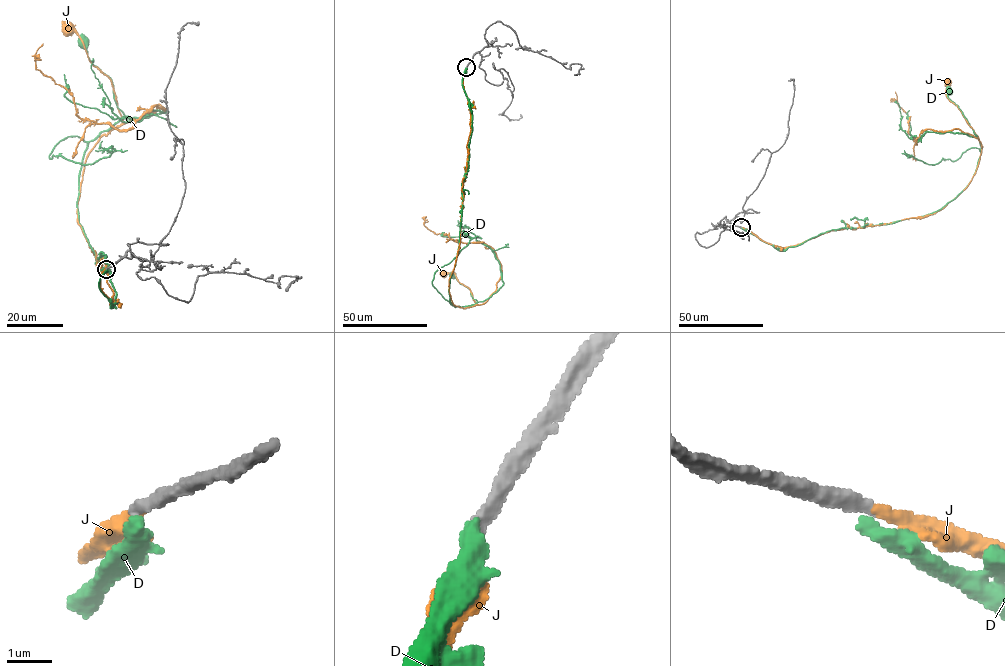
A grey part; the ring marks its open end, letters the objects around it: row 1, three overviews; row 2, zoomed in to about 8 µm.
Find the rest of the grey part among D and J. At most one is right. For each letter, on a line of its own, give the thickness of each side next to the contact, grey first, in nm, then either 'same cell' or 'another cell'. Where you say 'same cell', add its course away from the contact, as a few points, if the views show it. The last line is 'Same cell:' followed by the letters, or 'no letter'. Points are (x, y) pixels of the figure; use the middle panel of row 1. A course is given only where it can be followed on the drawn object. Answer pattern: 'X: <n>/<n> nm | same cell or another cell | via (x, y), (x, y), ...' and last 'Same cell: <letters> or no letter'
D: 300/400 nm | another cell
J: 280/240 nm | same cell | via (466, 67), (463, 88), (470, 132), (449, 293), (454, 305), (476, 305), (453, 271), (444, 274)
Same cell: J

